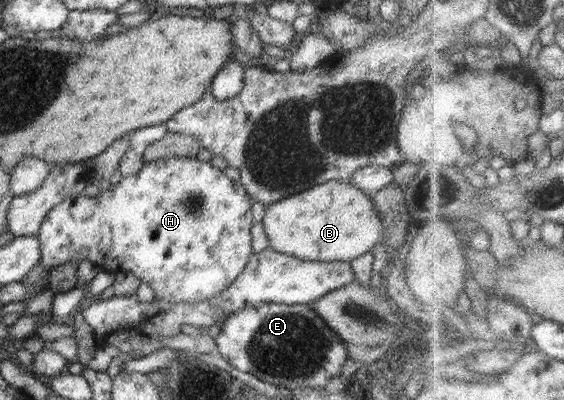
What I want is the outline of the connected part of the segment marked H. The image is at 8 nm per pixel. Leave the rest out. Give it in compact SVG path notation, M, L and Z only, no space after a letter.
M174 157L165 158L156 162L146 163L142 166L139 173L129 175L122 179L117 185L112 185L107 191L100 191L98 197L90 198L83 193L78 198L64 199L58 203L42 221L40 229L36 236L41 244L41 264L42 267L50 270L52 268L64 265L64 263L78 263L82 260L88 260L98 269L106 270L112 273L130 272L136 275L142 282L148 283L154 290L155 297L164 299L167 302L192 302L200 303L212 297L218 297L230 283L242 274L244 267L248 264L253 255L252 247L252 214L250 206L253 200L246 194L244 187L240 182L232 181L226 177L225 171L213 167L209 162L199 161L197 158Z

